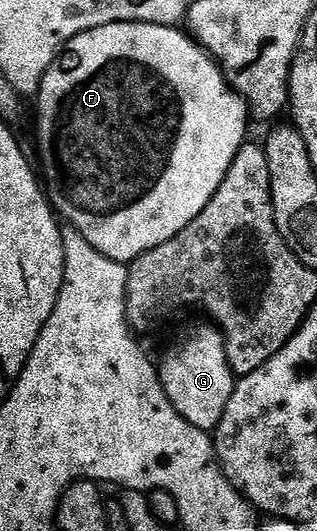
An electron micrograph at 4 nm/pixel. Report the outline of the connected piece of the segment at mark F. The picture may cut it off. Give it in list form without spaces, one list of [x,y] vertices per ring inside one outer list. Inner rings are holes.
[[[117,21],[108,23],[104,27],[96,27],[92,31],[84,31],[76,35],[64,46],[55,57],[48,71],[42,76],[38,84],[36,102],[38,101],[38,153],[42,156],[40,173],[44,178],[44,192],[57,216],[69,228],[75,229],[96,251],[100,251],[108,259],[129,263],[140,255],[152,251],[152,247],[160,247],[168,243],[216,195],[232,159],[247,144],[246,121],[248,110],[245,101],[226,84],[221,69],[218,68],[213,57],[181,28],[173,25],[149,25],[139,21]]]

